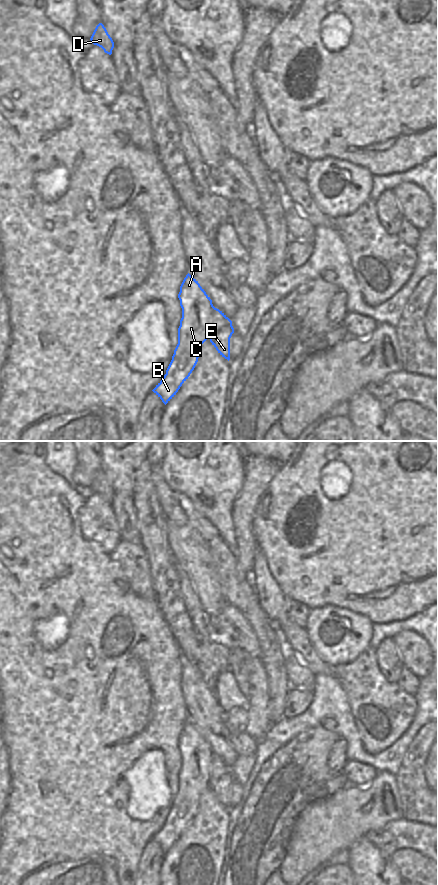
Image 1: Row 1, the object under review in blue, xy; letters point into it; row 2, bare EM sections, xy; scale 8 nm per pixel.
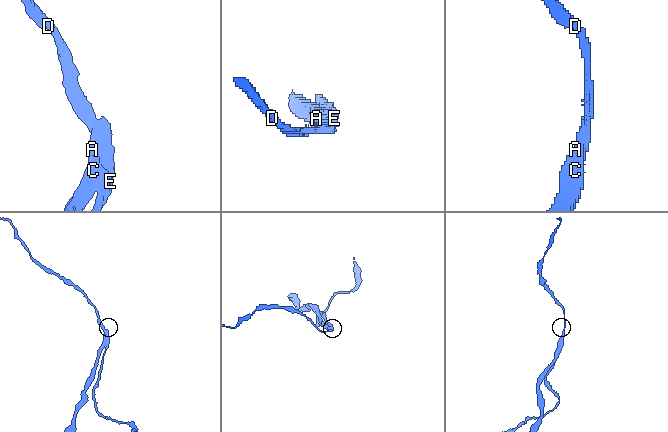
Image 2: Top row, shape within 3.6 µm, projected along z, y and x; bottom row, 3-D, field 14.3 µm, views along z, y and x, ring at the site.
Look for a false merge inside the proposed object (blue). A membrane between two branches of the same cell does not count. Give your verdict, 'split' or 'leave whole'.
split

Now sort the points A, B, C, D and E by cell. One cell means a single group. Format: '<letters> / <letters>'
A B C / D E

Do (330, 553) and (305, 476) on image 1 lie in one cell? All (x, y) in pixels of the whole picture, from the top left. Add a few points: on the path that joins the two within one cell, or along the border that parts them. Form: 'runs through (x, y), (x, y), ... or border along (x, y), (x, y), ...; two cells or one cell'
runs through (330, 534), (330, 502), (323, 495); one cell

